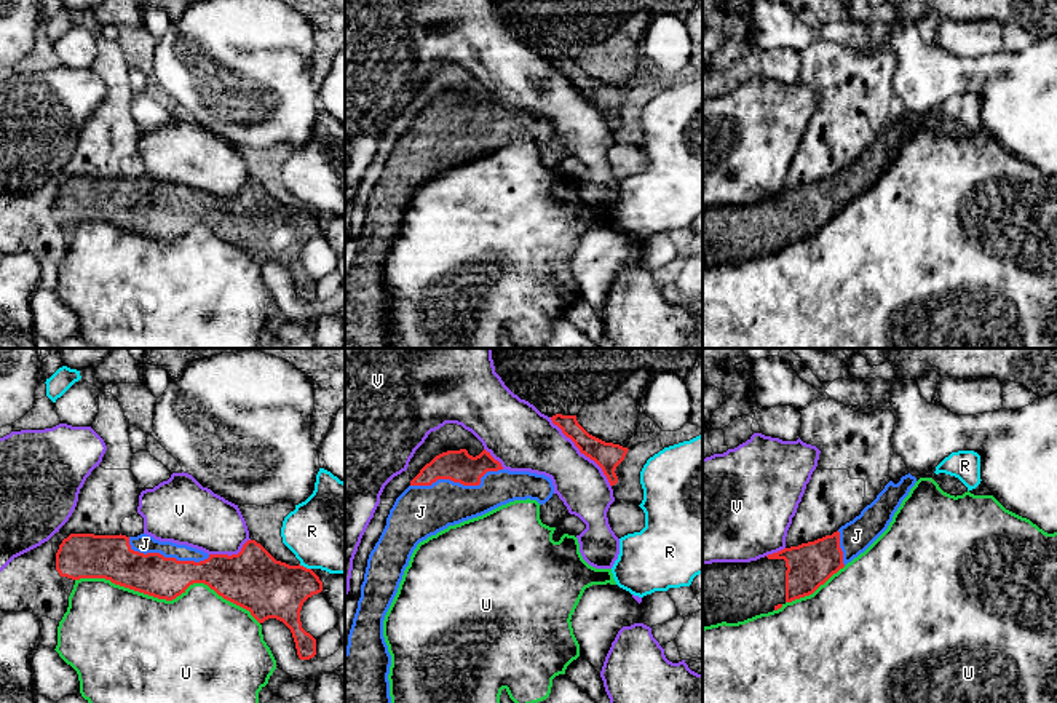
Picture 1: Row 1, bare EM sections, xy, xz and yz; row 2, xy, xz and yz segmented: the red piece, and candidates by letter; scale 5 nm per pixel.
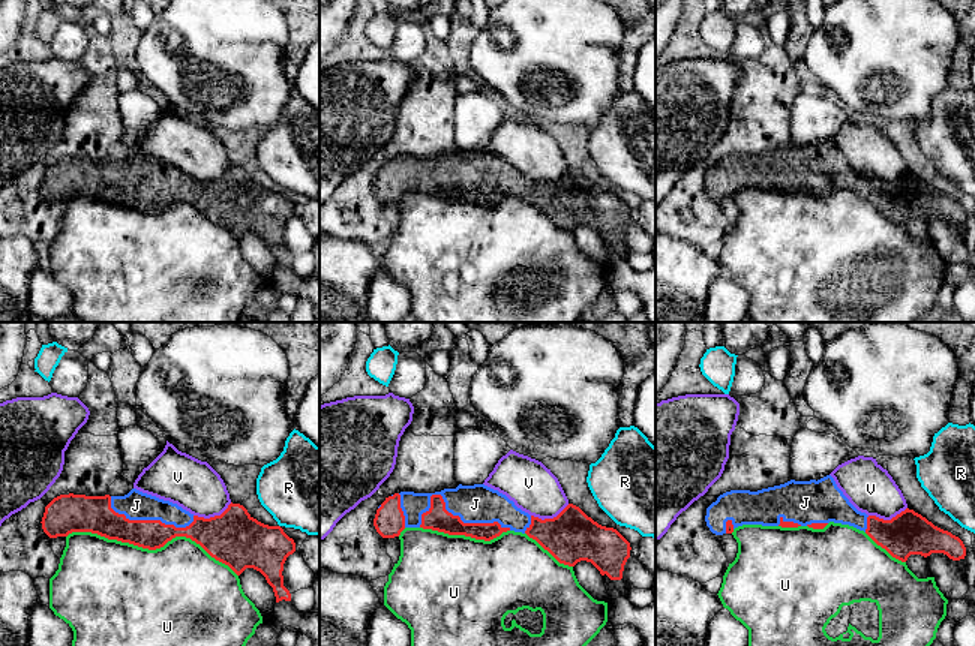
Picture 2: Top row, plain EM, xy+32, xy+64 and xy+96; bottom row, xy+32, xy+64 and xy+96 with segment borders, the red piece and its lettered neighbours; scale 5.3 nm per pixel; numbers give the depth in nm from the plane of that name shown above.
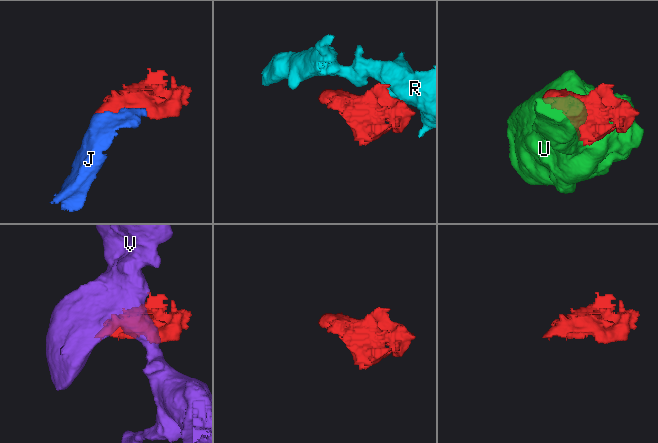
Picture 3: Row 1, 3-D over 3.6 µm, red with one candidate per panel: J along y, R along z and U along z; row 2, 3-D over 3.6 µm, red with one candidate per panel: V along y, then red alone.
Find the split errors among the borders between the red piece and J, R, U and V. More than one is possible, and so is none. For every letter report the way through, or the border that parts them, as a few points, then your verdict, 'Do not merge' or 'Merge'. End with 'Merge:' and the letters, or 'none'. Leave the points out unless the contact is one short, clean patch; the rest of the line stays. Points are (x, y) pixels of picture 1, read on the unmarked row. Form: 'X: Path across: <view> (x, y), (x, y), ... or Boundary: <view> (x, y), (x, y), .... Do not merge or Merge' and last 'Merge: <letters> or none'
J: Merge
R: Boundary: xy (299, 206), (310, 211). Do not merge
U: Do not merge
V: Do not merge
Merge: J

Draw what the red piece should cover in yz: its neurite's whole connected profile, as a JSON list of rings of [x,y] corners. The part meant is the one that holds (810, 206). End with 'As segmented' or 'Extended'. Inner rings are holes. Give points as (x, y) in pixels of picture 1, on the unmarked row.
[[[910,115],[897,126],[889,123],[859,158],[832,177],[750,205],[704,206],[703,270],[744,264],[813,236],[888,171],[915,125]]]. Extended

